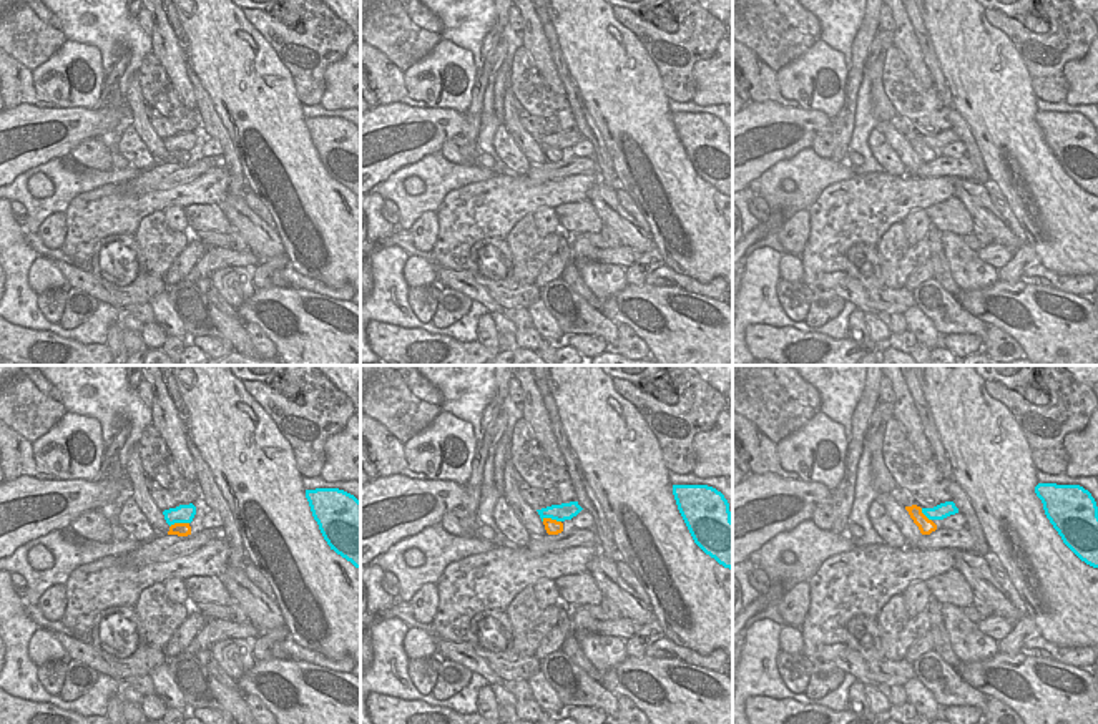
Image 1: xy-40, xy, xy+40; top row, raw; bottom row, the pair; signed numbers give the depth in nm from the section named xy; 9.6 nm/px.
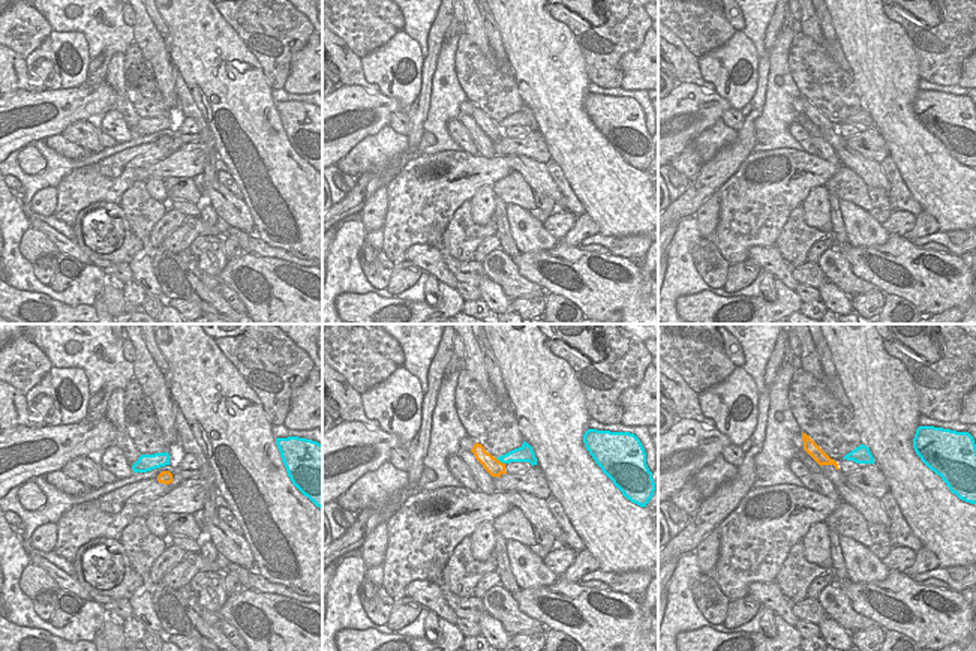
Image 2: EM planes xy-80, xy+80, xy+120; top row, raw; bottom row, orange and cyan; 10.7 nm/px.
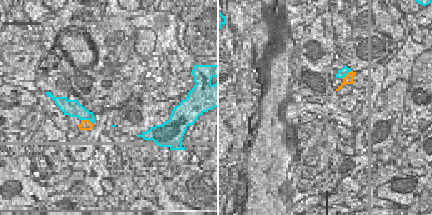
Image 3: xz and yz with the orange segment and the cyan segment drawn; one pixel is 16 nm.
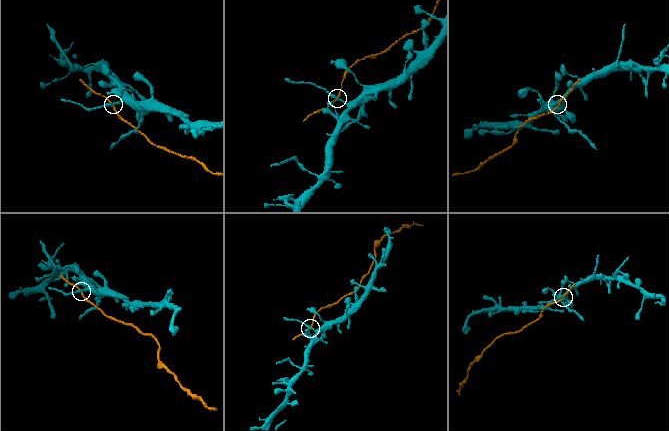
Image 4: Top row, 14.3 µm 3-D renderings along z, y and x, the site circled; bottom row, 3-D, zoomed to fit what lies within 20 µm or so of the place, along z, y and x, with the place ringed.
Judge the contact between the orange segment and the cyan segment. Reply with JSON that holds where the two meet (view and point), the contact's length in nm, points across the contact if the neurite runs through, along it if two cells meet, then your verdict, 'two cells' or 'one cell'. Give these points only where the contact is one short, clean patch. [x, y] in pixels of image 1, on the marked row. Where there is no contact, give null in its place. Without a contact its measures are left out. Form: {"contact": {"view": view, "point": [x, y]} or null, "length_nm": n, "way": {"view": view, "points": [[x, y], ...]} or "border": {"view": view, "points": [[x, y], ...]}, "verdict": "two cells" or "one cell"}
{"contact": {"view": "xy", "point": [550, 518]}, "length_nm": 190, "border": {"view": "xy", "points": [[542, 518], [560, 522]]}, "verdict": "two cells"}

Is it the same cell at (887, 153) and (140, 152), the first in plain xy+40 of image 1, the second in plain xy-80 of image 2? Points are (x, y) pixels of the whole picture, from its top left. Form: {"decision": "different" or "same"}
{"decision": "different"}

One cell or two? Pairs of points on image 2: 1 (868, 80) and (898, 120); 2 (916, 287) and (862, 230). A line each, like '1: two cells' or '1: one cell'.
1: one cell
2: two cells

